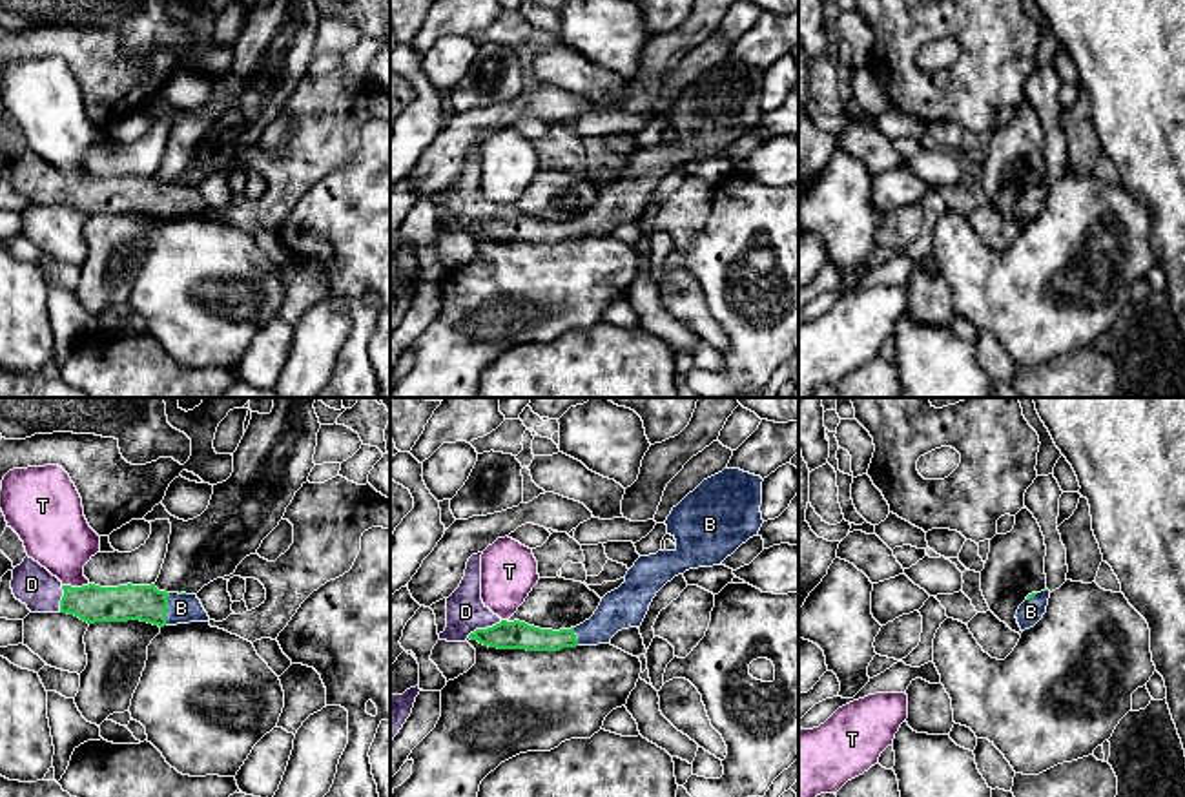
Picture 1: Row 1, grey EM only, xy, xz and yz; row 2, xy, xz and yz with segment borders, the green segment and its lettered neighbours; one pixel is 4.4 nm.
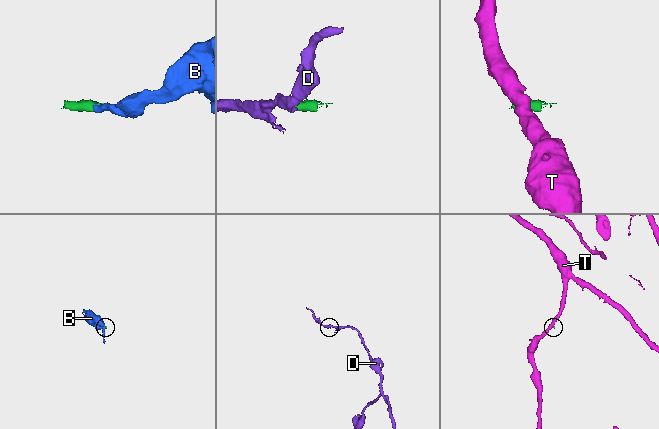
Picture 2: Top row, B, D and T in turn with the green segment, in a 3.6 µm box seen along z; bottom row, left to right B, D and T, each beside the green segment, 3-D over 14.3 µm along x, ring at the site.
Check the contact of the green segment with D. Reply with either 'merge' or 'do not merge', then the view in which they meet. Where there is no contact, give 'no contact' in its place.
merge | xz

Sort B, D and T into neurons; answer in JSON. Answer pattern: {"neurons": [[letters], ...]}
{"neurons": [["B", "D"], ["T"]]}

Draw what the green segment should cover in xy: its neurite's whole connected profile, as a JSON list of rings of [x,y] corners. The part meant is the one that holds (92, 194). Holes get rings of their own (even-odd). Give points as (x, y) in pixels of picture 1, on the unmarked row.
[[[29,148],[13,160],[11,181],[31,204],[67,204],[88,215],[140,212],[164,219],[210,212],[197,186],[159,182],[155,175],[71,179]]]

